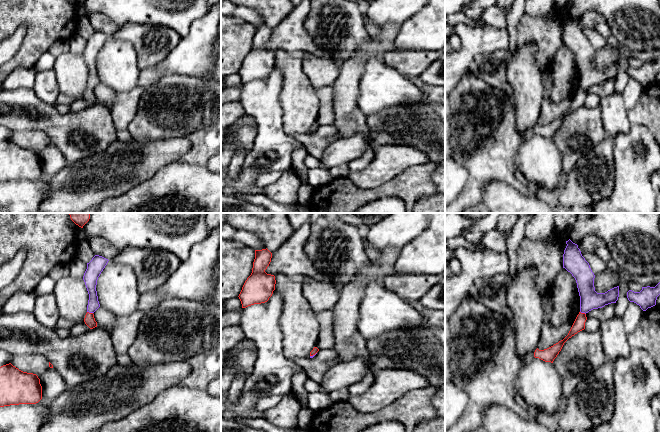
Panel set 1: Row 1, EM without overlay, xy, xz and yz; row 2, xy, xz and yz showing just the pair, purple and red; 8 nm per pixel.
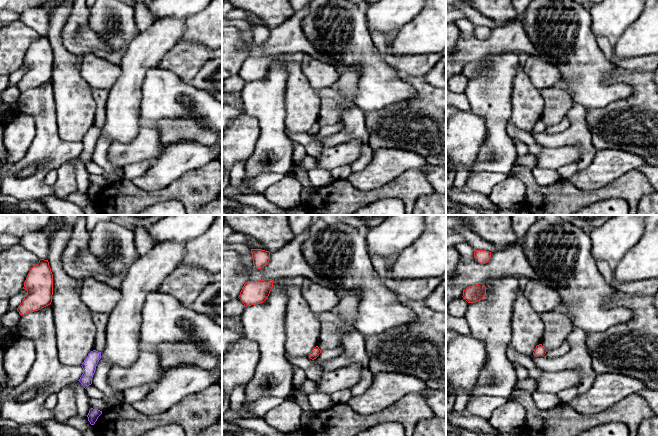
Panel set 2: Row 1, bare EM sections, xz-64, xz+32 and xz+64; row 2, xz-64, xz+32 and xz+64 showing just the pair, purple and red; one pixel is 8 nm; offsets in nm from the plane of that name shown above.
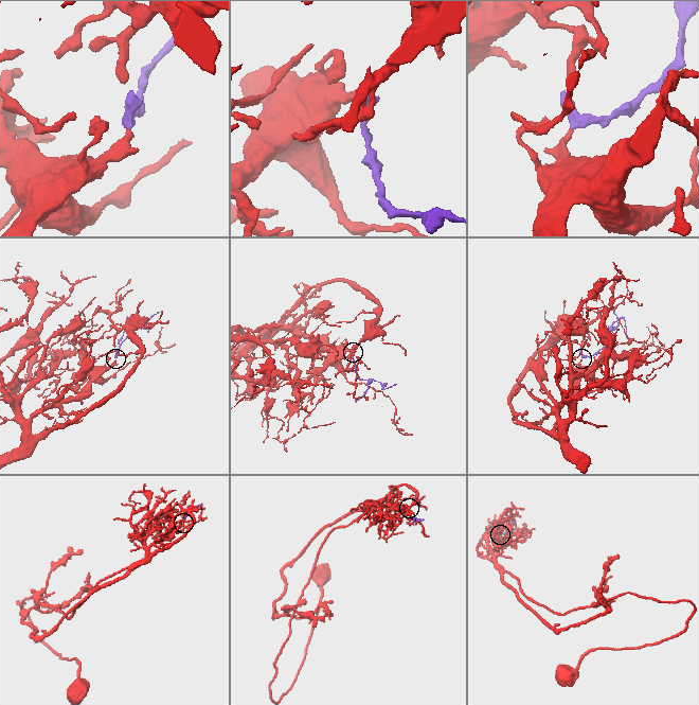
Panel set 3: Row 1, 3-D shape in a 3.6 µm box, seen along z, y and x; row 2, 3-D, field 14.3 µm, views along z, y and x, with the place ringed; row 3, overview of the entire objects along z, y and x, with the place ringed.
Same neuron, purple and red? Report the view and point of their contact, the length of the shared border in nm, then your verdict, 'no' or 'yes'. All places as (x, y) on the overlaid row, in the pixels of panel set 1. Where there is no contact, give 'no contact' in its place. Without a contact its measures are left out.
meets purple in xy at (90, 312); contact 50 nm long; yes

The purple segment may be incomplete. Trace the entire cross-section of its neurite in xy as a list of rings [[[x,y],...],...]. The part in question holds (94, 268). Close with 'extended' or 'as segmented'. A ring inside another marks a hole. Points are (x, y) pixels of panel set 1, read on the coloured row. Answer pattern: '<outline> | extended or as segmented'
[[[95,255],[92,260],[87,263],[87,269],[83,276],[83,280],[89,294],[87,313],[85,315],[84,322],[90,329],[97,327],[97,322],[95,321],[93,314],[100,307],[96,285],[98,277],[107,265],[108,261],[108,259],[102,256]]] | extended

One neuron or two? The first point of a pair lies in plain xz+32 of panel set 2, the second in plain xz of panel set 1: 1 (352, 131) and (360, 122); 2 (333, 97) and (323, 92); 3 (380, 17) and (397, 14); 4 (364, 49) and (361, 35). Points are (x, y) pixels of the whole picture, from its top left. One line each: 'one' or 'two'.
1: one
2: one
3: one
4: one

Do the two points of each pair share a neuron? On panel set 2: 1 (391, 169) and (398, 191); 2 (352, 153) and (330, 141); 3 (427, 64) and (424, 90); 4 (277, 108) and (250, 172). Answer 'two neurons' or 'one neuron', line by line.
1: two neurons
2: two neurons
3: two neurons
4: one neuron

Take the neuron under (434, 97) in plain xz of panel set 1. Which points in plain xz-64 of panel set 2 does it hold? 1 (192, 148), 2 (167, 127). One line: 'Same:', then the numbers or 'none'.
Same: 2

